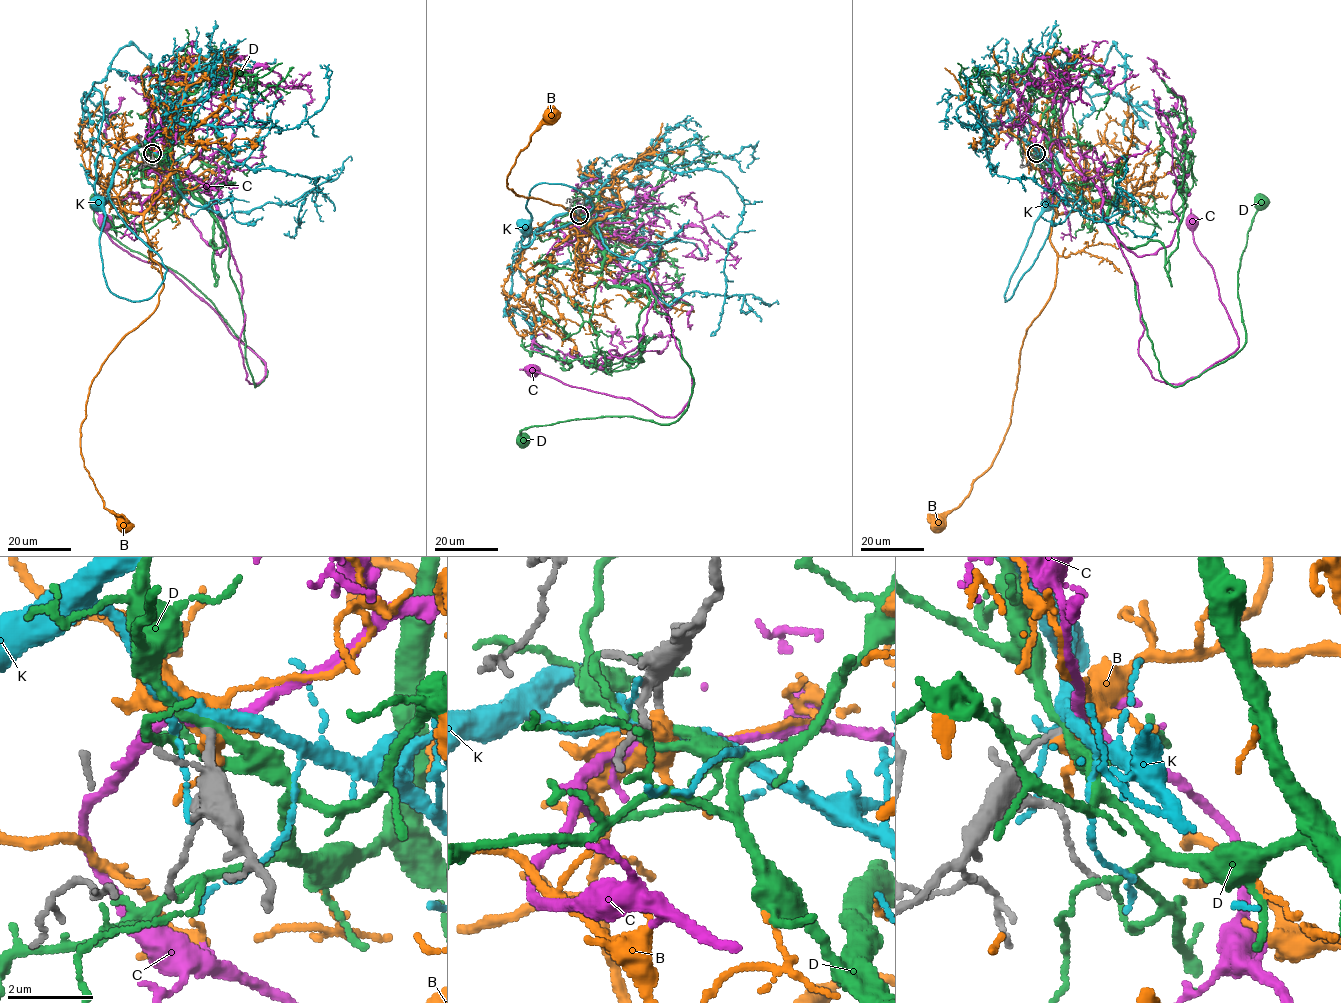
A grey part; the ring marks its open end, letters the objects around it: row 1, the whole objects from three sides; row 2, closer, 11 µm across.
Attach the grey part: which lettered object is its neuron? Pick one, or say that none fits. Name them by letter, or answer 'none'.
C

